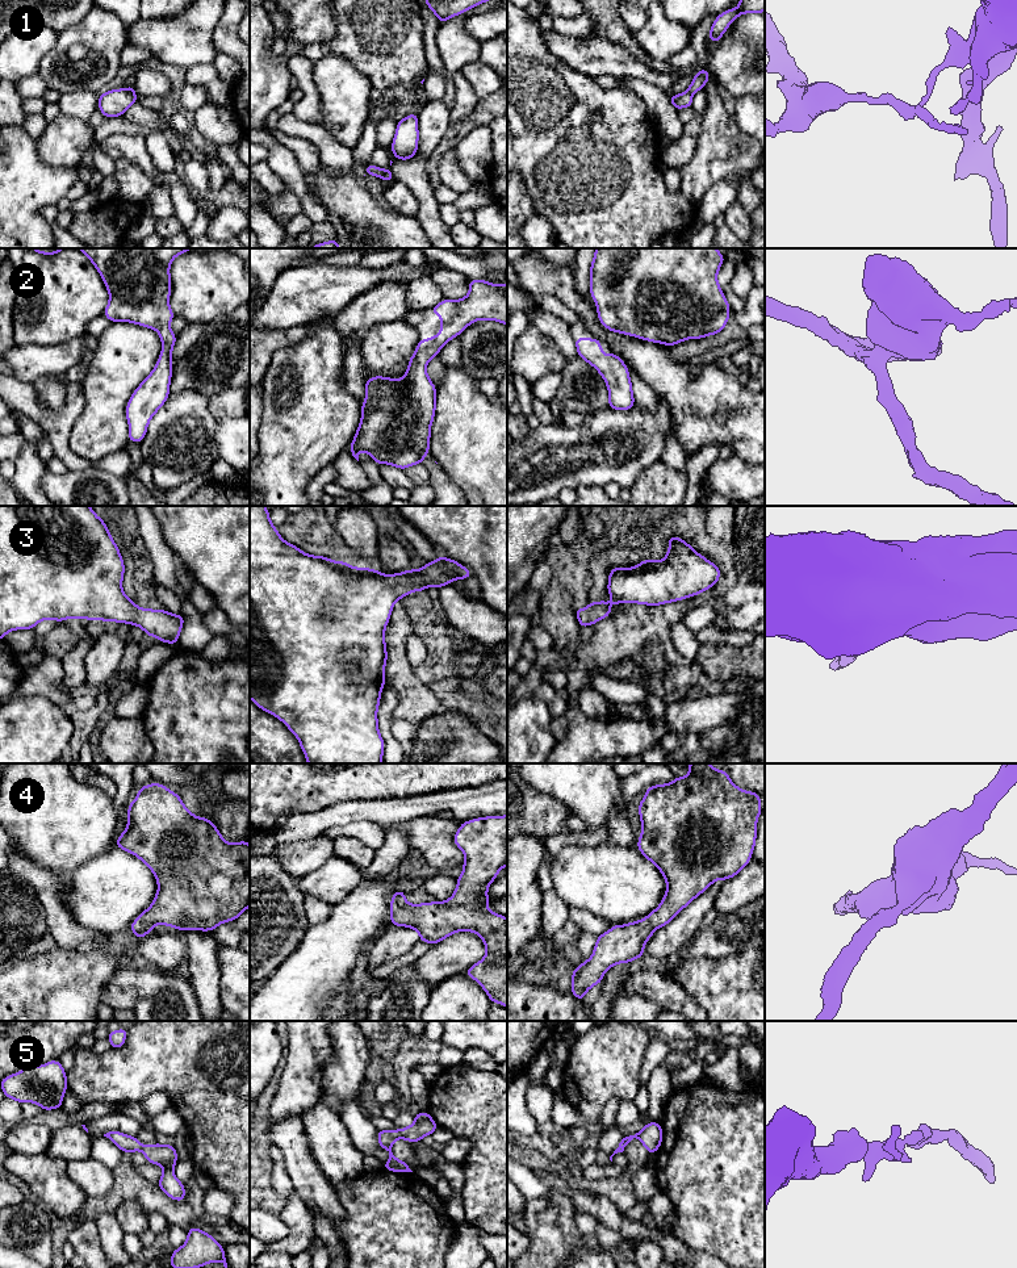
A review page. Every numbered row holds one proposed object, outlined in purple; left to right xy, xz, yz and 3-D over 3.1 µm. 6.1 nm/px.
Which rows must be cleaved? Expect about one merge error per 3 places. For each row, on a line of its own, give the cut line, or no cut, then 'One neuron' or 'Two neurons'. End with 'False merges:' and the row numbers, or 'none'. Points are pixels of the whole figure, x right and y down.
1: Split along yz (687, 90), (691, 93). Two neurons
2: No split. One neuron
3: No split. One neuron
4: No split. One neuron
5: No split. One neuron
False merges: 1

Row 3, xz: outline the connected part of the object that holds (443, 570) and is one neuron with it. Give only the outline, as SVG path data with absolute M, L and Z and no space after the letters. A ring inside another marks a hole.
M250 506L250 699L289 728L307 763L382 763L377 710L386 685L385 628L393 604L410 593L470 576L468 568L443 555L420 569L396 574L307 555L279 535L265 506Z

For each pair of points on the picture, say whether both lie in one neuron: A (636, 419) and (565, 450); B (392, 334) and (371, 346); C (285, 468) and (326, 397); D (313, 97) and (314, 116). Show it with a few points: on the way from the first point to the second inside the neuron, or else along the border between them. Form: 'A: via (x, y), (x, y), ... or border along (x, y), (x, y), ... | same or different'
A: via (619, 436), (603, 450), (582, 450) | same
B: via (386, 339), (380, 346), (376, 346) | same
C: via (292, 451), (309, 414) | same
D: via (313, 101), (313, 112) | same

